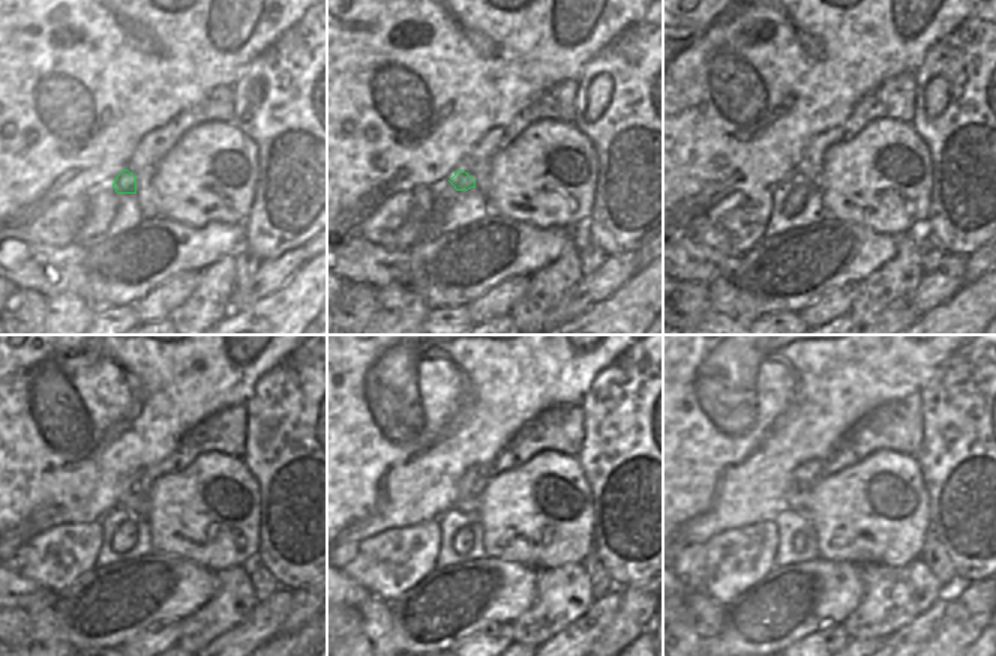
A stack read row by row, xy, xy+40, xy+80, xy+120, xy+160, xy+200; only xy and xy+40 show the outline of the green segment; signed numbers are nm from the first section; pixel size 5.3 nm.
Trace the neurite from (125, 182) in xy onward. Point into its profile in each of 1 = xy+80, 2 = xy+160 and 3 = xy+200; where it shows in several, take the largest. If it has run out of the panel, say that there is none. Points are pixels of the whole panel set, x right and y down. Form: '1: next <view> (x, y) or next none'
1: next xy+80 (795, 200)
2: next xy+160 (464, 539)
3: next xy+200 (807, 535)

